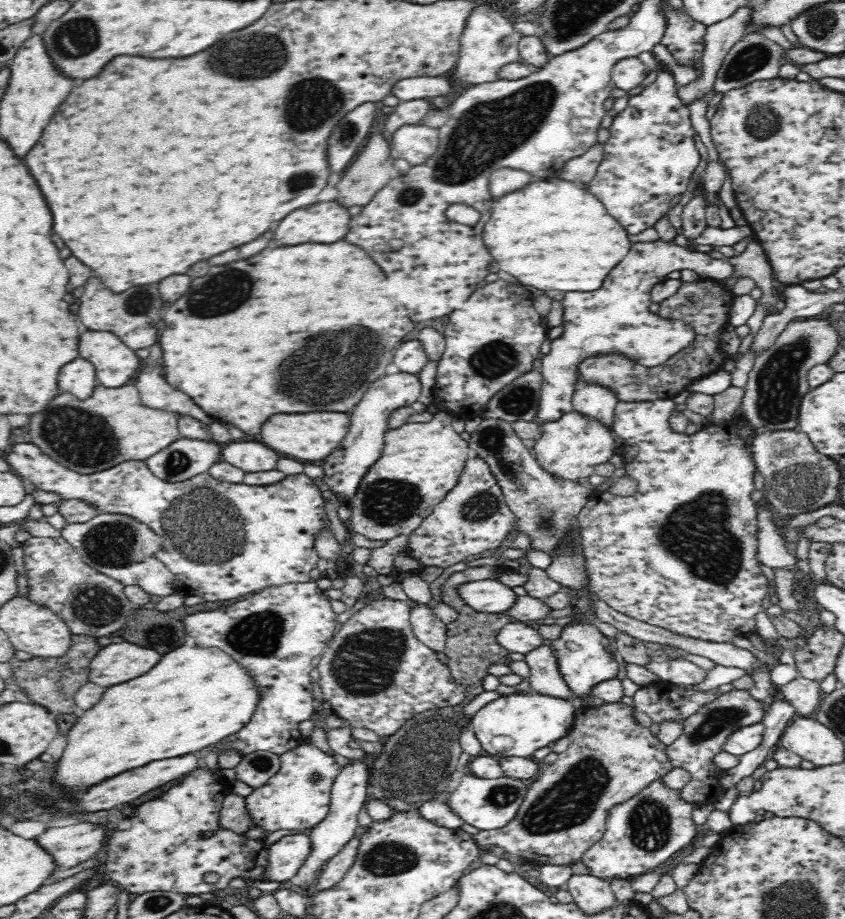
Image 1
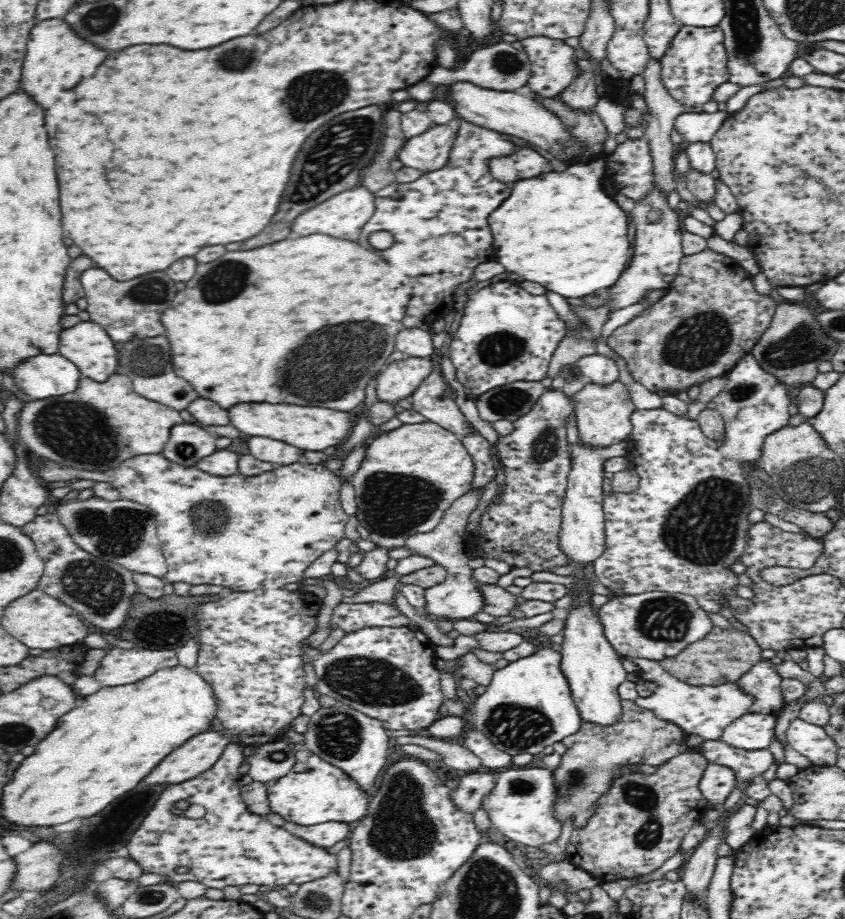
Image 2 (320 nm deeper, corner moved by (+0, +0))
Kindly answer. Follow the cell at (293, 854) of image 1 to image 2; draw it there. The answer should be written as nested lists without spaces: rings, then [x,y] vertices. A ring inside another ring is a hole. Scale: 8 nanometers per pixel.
[[[288,822],[283,826],[288,832],[298,836],[314,845],[322,848],[330,848],[336,843],[346,839],[350,827],[346,822],[323,822],[312,826],[302,826],[294,822]]]

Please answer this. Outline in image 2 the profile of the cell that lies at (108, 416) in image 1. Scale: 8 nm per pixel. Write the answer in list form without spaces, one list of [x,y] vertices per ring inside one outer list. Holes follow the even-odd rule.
[[[114,372],[108,378],[110,380],[94,382],[91,378],[83,376],[79,380],[76,390],[70,394],[28,401],[19,411],[16,419],[18,440],[37,457],[92,472],[104,472],[104,470],[116,468],[121,462],[133,456],[162,452],[169,439],[170,428],[184,422],[180,412],[165,404],[162,406],[154,400],[150,402],[150,400],[138,396],[132,390],[130,378],[124,376],[122,372]]]

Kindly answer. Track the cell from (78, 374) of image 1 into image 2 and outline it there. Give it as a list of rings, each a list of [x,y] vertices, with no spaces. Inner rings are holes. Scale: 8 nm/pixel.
[[[60,354],[23,359],[10,370],[10,375],[17,389],[33,401],[70,394],[83,377],[80,369]]]

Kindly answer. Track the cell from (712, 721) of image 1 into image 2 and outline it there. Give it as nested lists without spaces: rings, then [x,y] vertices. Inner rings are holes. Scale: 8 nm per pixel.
[[[770,659],[757,662],[737,682],[739,687],[751,694],[756,702],[750,708],[750,713],[777,714],[785,706],[782,695],[782,677],[777,671],[777,665]]]

